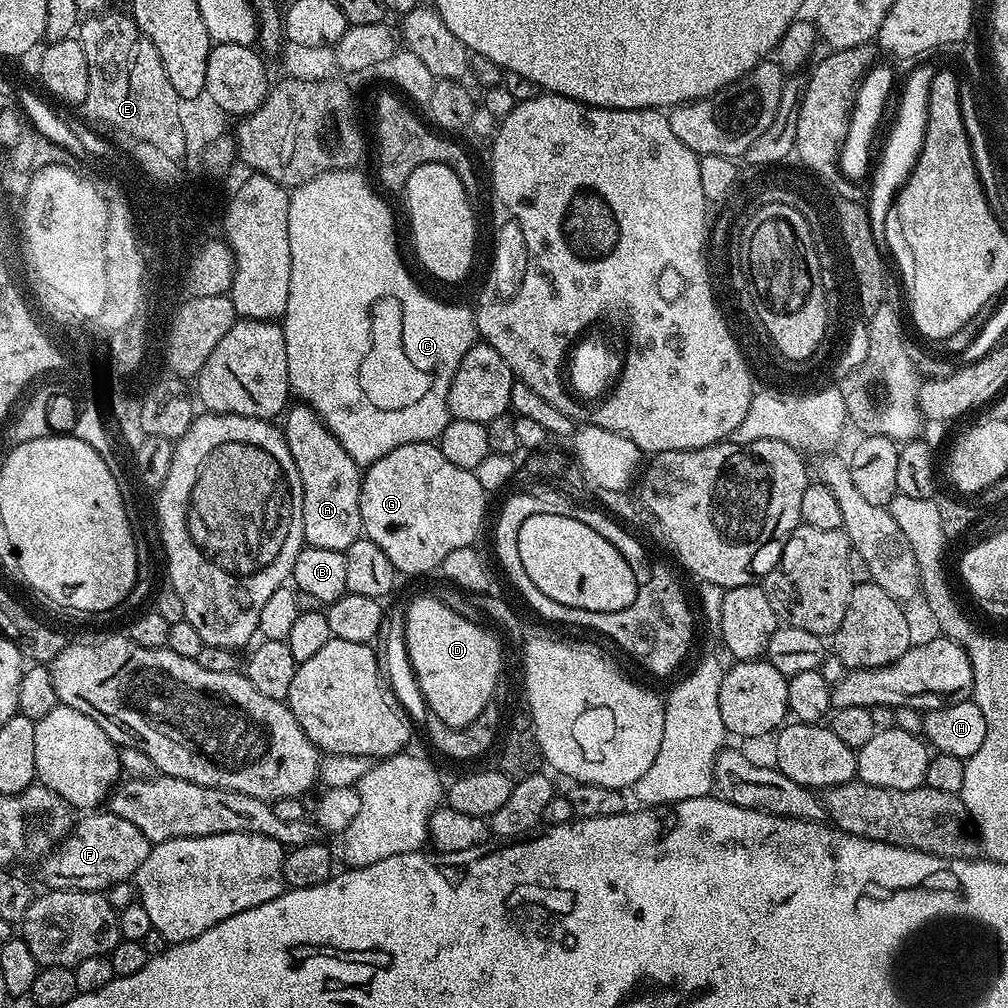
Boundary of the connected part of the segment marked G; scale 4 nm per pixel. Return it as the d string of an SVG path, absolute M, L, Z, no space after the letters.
M435 443L398 446L398 450L390 450L390 454L363 469L360 482L362 532L386 553L390 562L394 562L397 573L404 575L405 572L408 576L435 573L450 550L462 550L479 541L480 531L486 524L484 511L488 508L488 500L475 471L454 466Z

